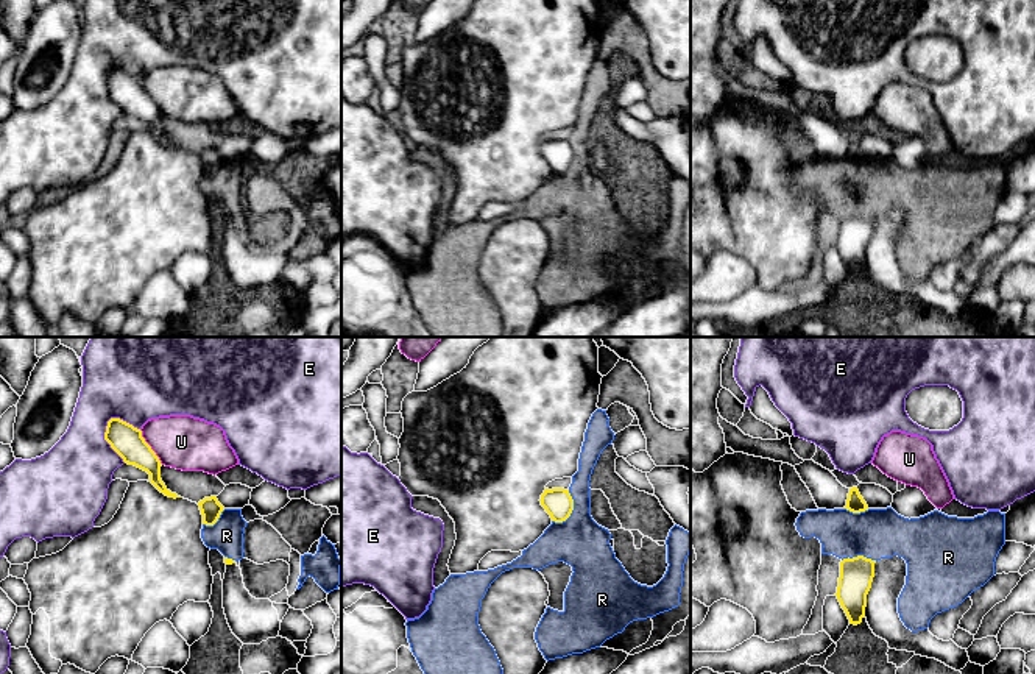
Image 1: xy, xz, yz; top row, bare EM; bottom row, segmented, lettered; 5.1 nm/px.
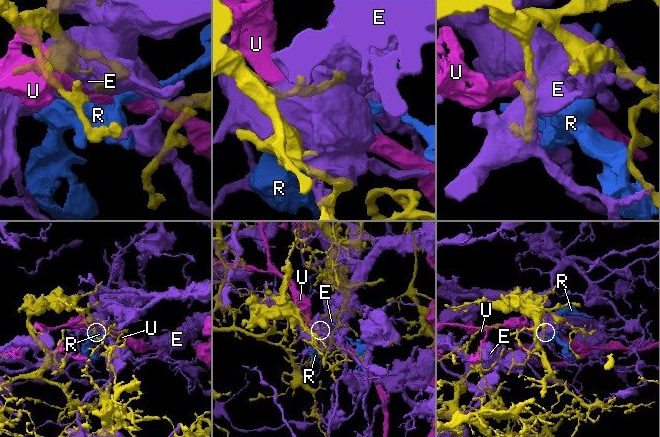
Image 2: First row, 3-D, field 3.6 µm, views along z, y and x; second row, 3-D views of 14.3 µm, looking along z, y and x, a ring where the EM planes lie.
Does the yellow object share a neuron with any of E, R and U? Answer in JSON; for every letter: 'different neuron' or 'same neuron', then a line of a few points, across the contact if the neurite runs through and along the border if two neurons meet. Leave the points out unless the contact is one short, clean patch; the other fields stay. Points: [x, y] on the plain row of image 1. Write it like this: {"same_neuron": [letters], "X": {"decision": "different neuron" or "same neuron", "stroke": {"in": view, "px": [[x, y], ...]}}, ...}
{"same_neuron": [], "E": {"decision": "different neuron"}, "R": {"decision": "different neuron", "stroke": {"in": "xz", "px": [[569, 141], [572, 163], [565, 170], [555, 173]]}}, "U": {"decision": "different neuron", "stroke": {"in": "xy", "px": [[139, 80], [162, 114]]}}}

